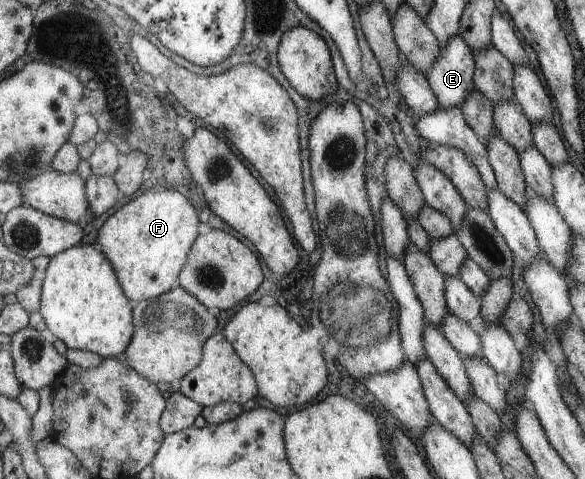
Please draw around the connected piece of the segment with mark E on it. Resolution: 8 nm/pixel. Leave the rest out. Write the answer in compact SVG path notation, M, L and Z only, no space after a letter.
M460 36L452 37L446 46L441 47L439 57L436 58L432 70L426 75L440 107L461 108L461 104L469 97L469 93L475 90L473 55L470 47Z

